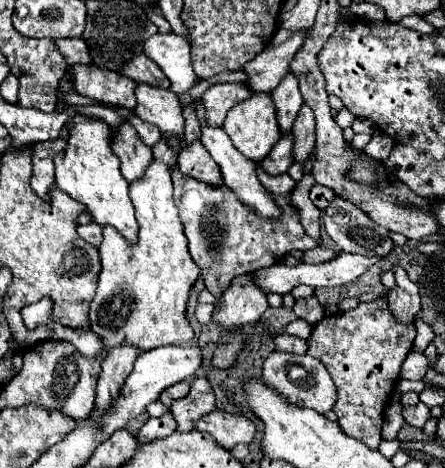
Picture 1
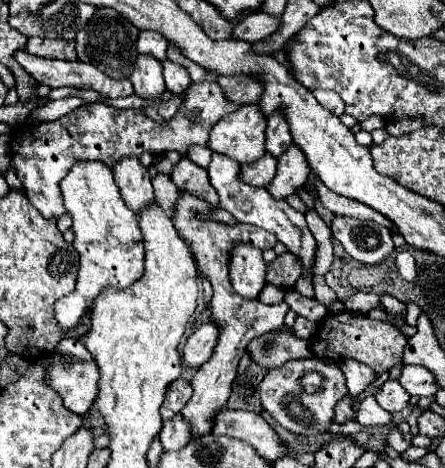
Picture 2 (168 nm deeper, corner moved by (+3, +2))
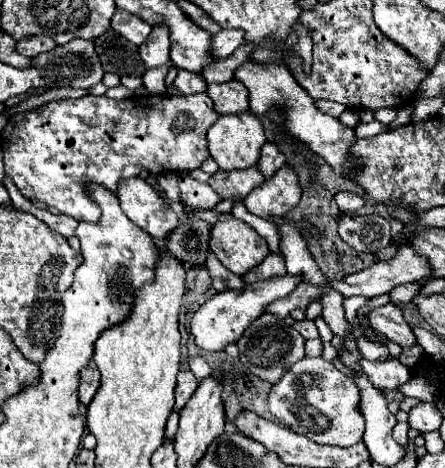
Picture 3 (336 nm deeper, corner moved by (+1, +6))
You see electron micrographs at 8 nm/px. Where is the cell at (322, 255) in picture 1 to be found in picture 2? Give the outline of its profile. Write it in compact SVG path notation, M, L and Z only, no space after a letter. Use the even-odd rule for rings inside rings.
M285 252L277 256L269 266L267 266L267 284L273 284L277 288L295 288L295 282L301 276L301 262L291 256L291 252Z

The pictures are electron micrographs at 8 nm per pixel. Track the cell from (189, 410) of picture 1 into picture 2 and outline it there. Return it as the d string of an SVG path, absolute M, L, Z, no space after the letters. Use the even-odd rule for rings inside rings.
M175 414L173 420L165 422L161 432L159 432L159 440L163 446L163 452L173 452L173 450L181 450L185 444L191 442L191 432L189 432L189 424L183 420L181 414Z

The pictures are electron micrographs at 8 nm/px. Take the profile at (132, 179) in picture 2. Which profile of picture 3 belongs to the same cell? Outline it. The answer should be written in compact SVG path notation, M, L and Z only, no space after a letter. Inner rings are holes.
M139 176L121 180L117 198L129 220L149 232L155 240L165 238L167 232L179 226L179 218L173 208Z

